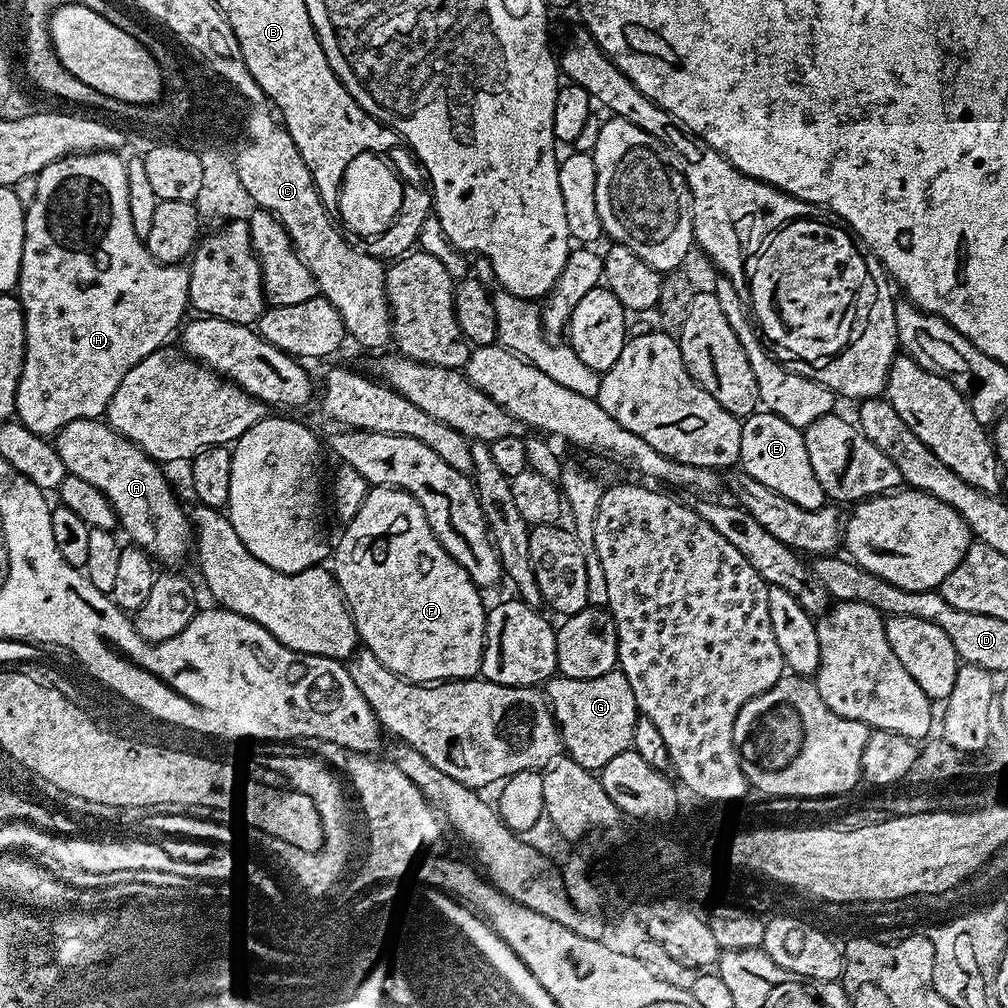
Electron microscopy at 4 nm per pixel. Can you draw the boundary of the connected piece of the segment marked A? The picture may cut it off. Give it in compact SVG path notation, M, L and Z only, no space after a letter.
M103 419L75 420L70 422L54 437L57 454L62 458L64 471L69 476L82 478L82 482L90 482L100 493L111 502L116 511L119 527L124 527L124 532L129 536L135 547L144 549L153 561L164 566L176 566L184 555L191 553L194 548L194 533L189 513L184 512L178 497L172 493L168 480L157 461L152 460L134 442L125 436L119 436Z

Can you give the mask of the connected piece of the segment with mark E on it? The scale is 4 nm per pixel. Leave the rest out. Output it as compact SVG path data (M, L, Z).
M757 410L741 423L742 446L740 447L739 467L750 478L762 482L762 486L770 486L782 498L790 498L798 506L806 510L823 508L826 497L818 478L814 478L814 466L810 466L810 454L806 454L804 433L786 418L767 410Z

